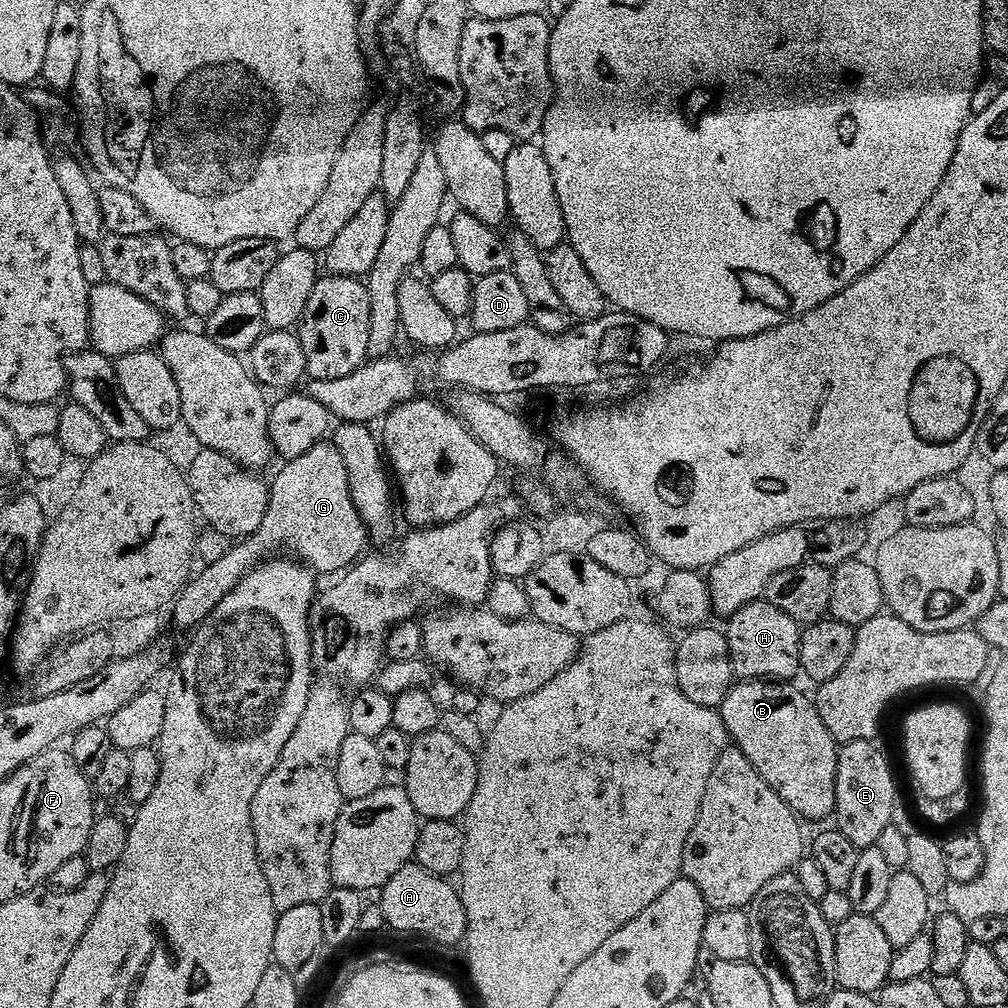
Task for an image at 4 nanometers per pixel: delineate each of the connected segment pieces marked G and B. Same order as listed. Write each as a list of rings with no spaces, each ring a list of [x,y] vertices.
[[[325,442],[314,446],[314,450],[302,454],[302,458],[294,458],[283,466],[276,481],[271,481],[268,513],[262,518],[262,526],[258,526],[253,536],[233,543],[232,549],[220,561],[203,565],[176,597],[171,612],[178,627],[192,630],[199,626],[214,606],[218,606],[218,602],[222,602],[222,598],[226,598],[226,594],[266,558],[287,553],[304,567],[311,568],[313,573],[340,574],[365,555],[364,547],[370,544],[368,527],[354,506],[346,462],[342,462],[342,454],[334,445]]]
[[[745,680],[733,683],[732,689],[720,703],[719,714],[726,726],[731,743],[750,758],[754,770],[790,806],[797,816],[808,820],[824,820],[836,811],[836,771],[838,770],[838,745],[826,730],[826,722],[818,714],[815,703],[792,682]]]

